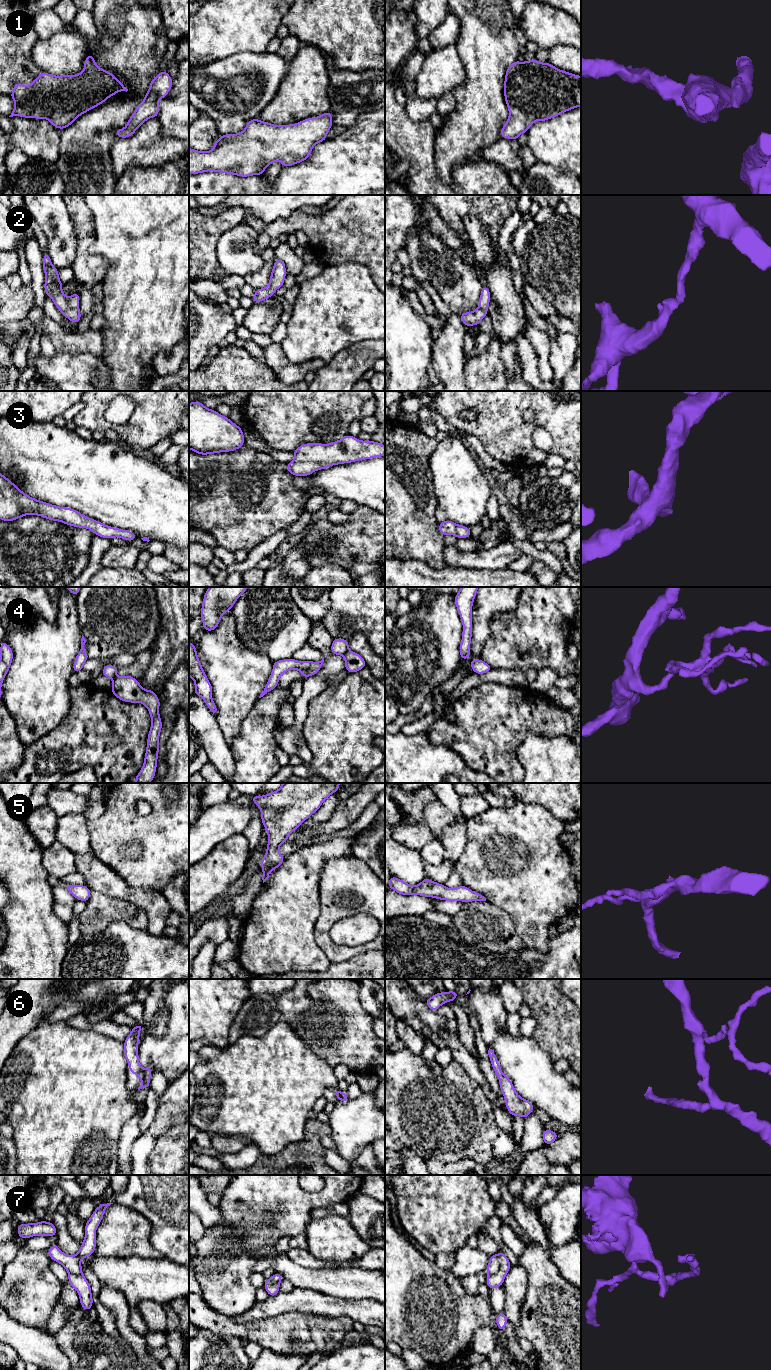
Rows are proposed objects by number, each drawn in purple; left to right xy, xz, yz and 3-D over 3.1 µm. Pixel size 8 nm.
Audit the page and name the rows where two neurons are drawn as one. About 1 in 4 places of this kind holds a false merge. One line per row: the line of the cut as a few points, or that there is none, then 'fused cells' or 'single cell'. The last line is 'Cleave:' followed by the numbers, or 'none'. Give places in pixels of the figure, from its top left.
1: cut none; single cell
2: cut none; single cell
3: cut none; single cell
4: cut none; single cell
5: cut none; single cell
6: cut none; single cell
7: cut yz (494, 1255), (499, 1262), (499, 1269), (488, 1276); fused cells
Cleave: 7

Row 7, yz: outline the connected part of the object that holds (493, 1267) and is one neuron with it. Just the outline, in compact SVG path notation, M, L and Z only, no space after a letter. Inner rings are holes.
M492 1255L489 1257L489 1263L488 1266L486 1268L487 1271L487 1275L494 1275L496 1274L500 1269L500 1262L498 1260L498 1258L495 1255Z

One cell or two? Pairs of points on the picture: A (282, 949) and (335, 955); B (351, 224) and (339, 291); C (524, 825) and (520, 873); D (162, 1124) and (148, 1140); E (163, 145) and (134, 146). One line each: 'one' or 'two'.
A: two
B: two
C: one
D: one
E: one

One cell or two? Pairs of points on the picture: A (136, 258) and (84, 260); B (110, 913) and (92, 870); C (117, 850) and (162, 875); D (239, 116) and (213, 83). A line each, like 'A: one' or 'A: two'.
A: two
B: two
C: one
D: one

